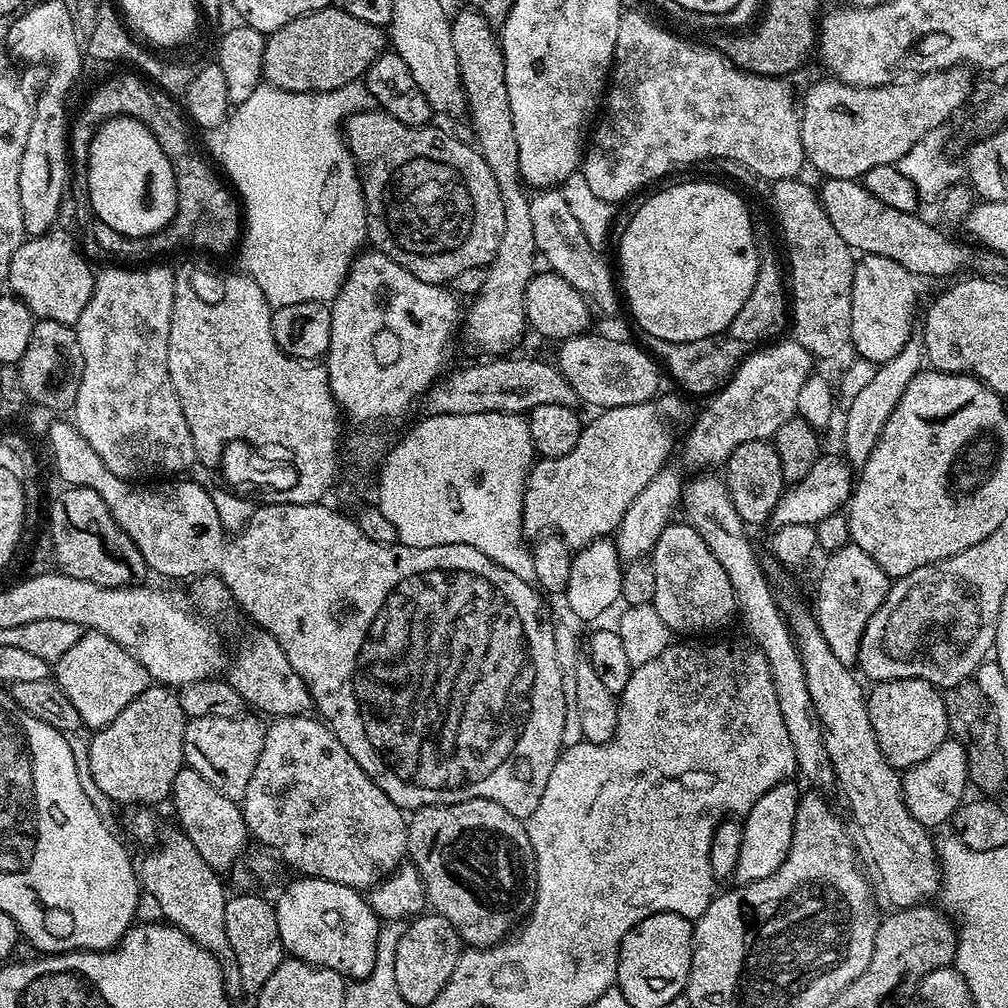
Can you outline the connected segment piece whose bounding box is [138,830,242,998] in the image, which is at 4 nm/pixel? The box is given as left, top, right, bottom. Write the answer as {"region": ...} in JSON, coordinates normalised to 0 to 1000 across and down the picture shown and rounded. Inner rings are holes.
{"region":[[[178,823],[167,825],[163,829],[163,838],[155,841],[143,854],[137,857],[137,873],[142,884],[151,888],[153,896],[166,916],[181,922],[191,933],[196,935],[212,949],[222,962],[222,982],[227,989],[239,987],[238,967],[232,950],[232,942],[228,942],[228,931],[224,931],[224,899],[227,890],[222,889],[222,877],[219,870],[192,843],[192,835],[185,831]]]}

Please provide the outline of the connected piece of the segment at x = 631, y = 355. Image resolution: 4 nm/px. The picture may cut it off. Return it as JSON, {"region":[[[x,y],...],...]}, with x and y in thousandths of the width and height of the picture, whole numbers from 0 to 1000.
{"region":[[[587,332],[567,333],[555,342],[554,364],[576,398],[588,401],[591,407],[644,400],[655,385],[656,362],[631,339],[618,341]]]}

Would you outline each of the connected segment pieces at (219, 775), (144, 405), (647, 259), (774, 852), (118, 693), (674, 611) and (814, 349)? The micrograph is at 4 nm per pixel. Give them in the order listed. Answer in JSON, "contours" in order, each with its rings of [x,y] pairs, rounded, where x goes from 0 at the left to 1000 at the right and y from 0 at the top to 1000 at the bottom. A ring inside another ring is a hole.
{"contours":[[[[239,708],[228,712],[192,712],[183,720],[183,756],[192,763],[212,784],[224,788],[224,792],[237,795],[248,772],[252,760],[256,760],[256,748],[260,748],[260,736],[264,718],[257,709]]],[[[115,265],[119,266],[103,266],[100,270],[98,267],[94,271],[89,300],[85,300],[85,308],[81,308],[73,322],[83,356],[73,420],[81,435],[93,442],[93,450],[97,450],[97,454],[101,454],[107,465],[120,476],[143,478],[146,472],[171,474],[183,470],[189,460],[195,459],[188,423],[185,423],[185,411],[181,411],[167,374],[167,336],[175,276],[170,265]]],[[[671,183],[668,187],[663,187],[660,190],[655,190],[652,194],[647,194],[643,199],[640,200],[639,203],[636,204],[635,207],[632,208],[631,211],[627,214],[627,219],[624,220],[623,223],[619,226],[619,235],[615,238],[615,270],[613,266],[613,274],[617,279],[617,294],[621,299],[621,306],[627,309],[627,313],[631,316],[629,319],[631,325],[636,325],[637,327],[644,328],[645,331],[649,331],[652,335],[660,336],[661,339],[671,339],[671,340],[681,340],[681,339],[688,339],[689,336],[696,336],[700,334],[704,334],[706,332],[712,332],[714,330],[721,330],[725,323],[725,319],[728,317],[728,313],[732,312],[734,308],[736,308],[736,304],[741,300],[742,295],[744,295],[744,290],[748,288],[750,269],[753,267],[754,258],[752,257],[752,246],[749,246],[746,243],[746,218],[742,215],[742,206],[738,203],[738,198],[733,194],[730,190],[725,190],[722,187],[717,187],[714,183]]],[[[785,777],[769,778],[767,782],[760,784],[760,788],[756,788],[752,796],[748,796],[746,803],[737,811],[736,843],[728,866],[731,878],[760,871],[768,867],[772,859],[776,859],[782,842],[786,840],[788,812],[792,808],[796,789],[795,783],[790,783]]],[[[87,625],[79,630],[77,637],[62,649],[54,657],[54,674],[60,683],[73,696],[73,702],[77,704],[80,719],[84,723],[98,724],[105,721],[137,688],[141,688],[153,676],[151,670],[133,651],[121,642],[113,633],[109,633],[99,626]]],[[[668,518],[653,534],[650,544],[645,549],[645,559],[649,562],[651,576],[649,577],[649,593],[647,598],[653,605],[653,613],[661,617],[661,621],[668,628],[671,627],[698,627],[701,623],[714,623],[722,619],[731,610],[730,590],[720,571],[720,565],[712,560],[712,554],[704,548],[700,538],[690,525],[682,518]]],[[[794,177],[771,179],[765,184],[766,206],[782,237],[780,262],[786,265],[784,327],[790,340],[807,355],[829,353],[837,344],[842,344],[845,336],[843,308],[850,259],[845,258],[846,246],[835,240],[835,232],[827,228],[827,220],[823,220],[813,189],[796,180]]]]}

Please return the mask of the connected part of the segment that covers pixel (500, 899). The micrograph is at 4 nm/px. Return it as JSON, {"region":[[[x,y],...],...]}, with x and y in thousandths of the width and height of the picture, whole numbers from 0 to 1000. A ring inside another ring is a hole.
{"region":[[[468,793],[412,803],[405,812],[404,841],[404,850],[420,873],[428,904],[442,911],[442,915],[454,923],[461,938],[470,940],[490,939],[528,904],[532,888],[528,836],[521,816],[506,808],[501,801],[485,793]]]}

